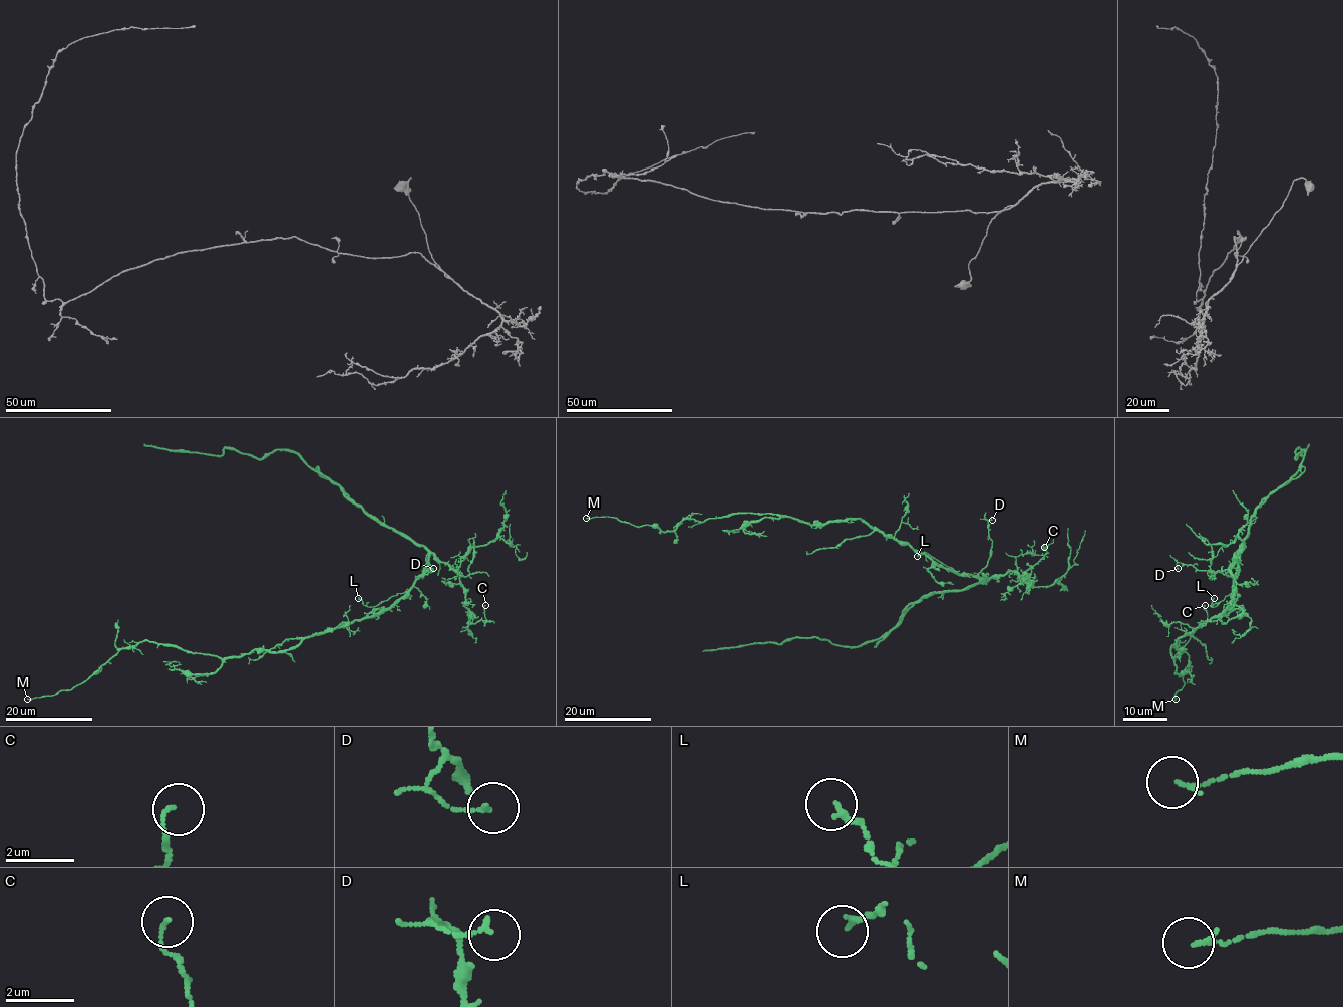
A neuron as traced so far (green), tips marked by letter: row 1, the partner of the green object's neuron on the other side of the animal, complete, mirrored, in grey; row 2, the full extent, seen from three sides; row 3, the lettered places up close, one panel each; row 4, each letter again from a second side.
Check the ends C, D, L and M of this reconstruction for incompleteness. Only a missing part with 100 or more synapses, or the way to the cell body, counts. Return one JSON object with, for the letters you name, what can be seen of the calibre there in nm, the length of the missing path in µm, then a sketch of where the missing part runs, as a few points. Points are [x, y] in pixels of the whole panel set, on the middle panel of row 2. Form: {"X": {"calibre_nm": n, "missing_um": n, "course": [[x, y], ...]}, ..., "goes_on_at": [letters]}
{"goes_on_at": []}

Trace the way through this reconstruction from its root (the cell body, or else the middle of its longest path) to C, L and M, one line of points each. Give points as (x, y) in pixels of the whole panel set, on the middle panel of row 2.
C: (946, 568), (983, 579), (1013, 571), (1019, 577), (1024, 575), (1028, 584), (1031, 568), (1046, 553), (1044, 547)
L: (946, 568), (963, 575), (926, 552), (917, 556)
M: (946, 568), (861, 519), (809, 525), (737, 513), (684, 519), (662, 531), (613, 517), (586, 518)

